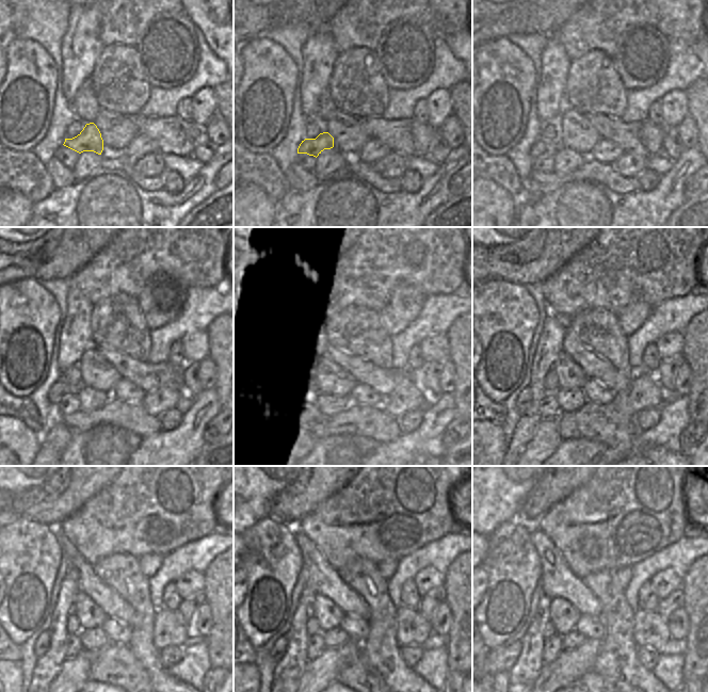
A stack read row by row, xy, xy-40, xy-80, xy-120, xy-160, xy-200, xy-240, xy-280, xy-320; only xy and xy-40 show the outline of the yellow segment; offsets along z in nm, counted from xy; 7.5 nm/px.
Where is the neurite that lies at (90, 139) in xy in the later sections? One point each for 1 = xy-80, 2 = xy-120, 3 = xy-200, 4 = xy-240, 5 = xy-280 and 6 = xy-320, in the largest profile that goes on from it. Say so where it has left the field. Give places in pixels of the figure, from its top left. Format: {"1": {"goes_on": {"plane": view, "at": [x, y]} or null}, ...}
{"1": {"goes_on": {"plane": "xy-80", "at": [542, 147]}}, "2": {"goes_on": {"plane": "xy-120", "at": [60, 388]}}, "3": {"goes_on": {"plane": "xy-200", "at": [525, 397]}}, "4": {"goes_on": {"plane": "xy-240", "at": [43, 642]}}, "5": {"goes_on": {"plane": "xy-280", "at": [278, 648]}}, "6": {"goes_on": {"plane": "xy-320", "at": [501, 659]}}}

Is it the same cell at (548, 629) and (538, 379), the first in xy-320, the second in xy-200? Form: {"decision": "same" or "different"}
{"decision": "different"}

